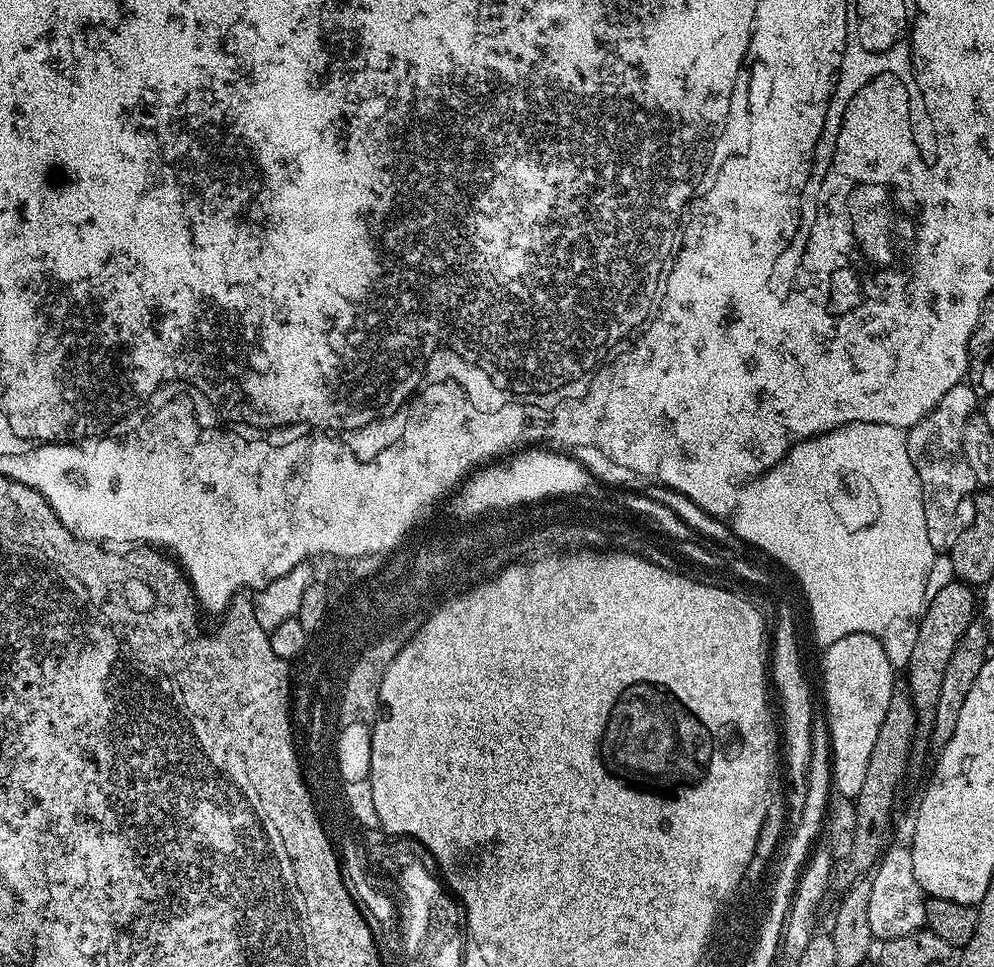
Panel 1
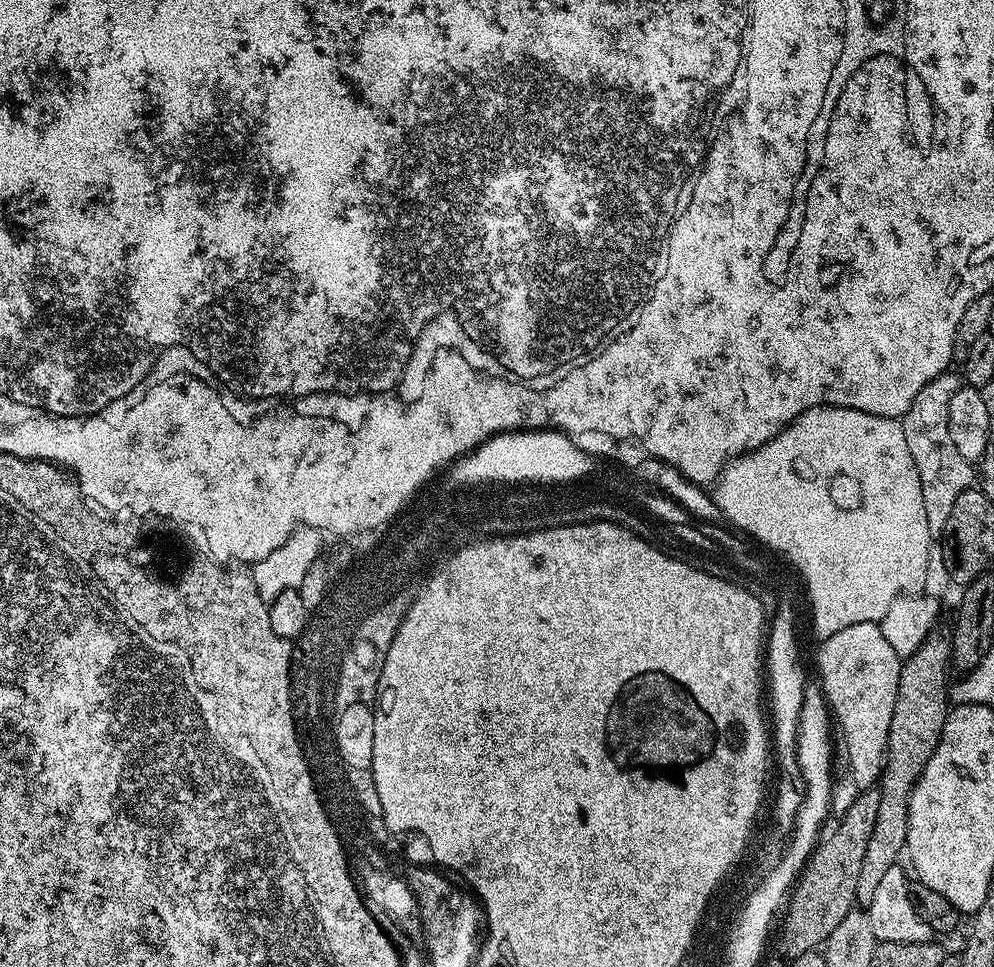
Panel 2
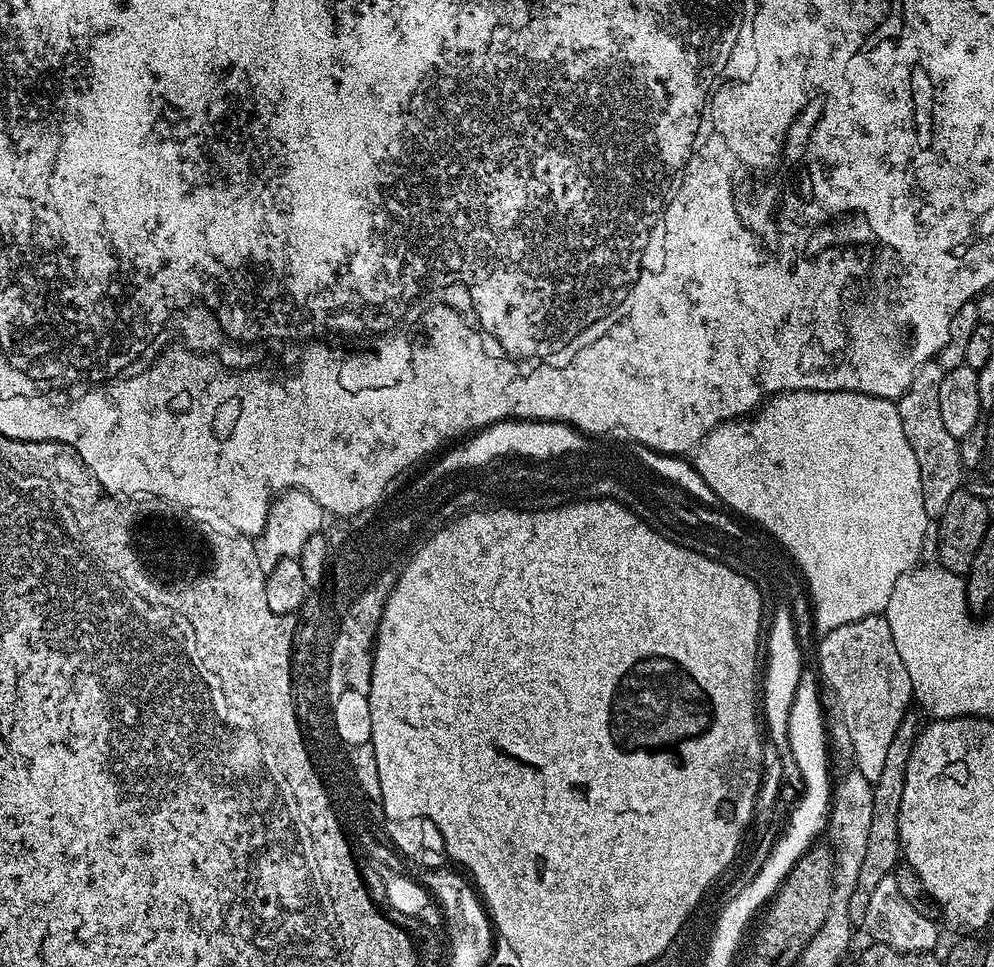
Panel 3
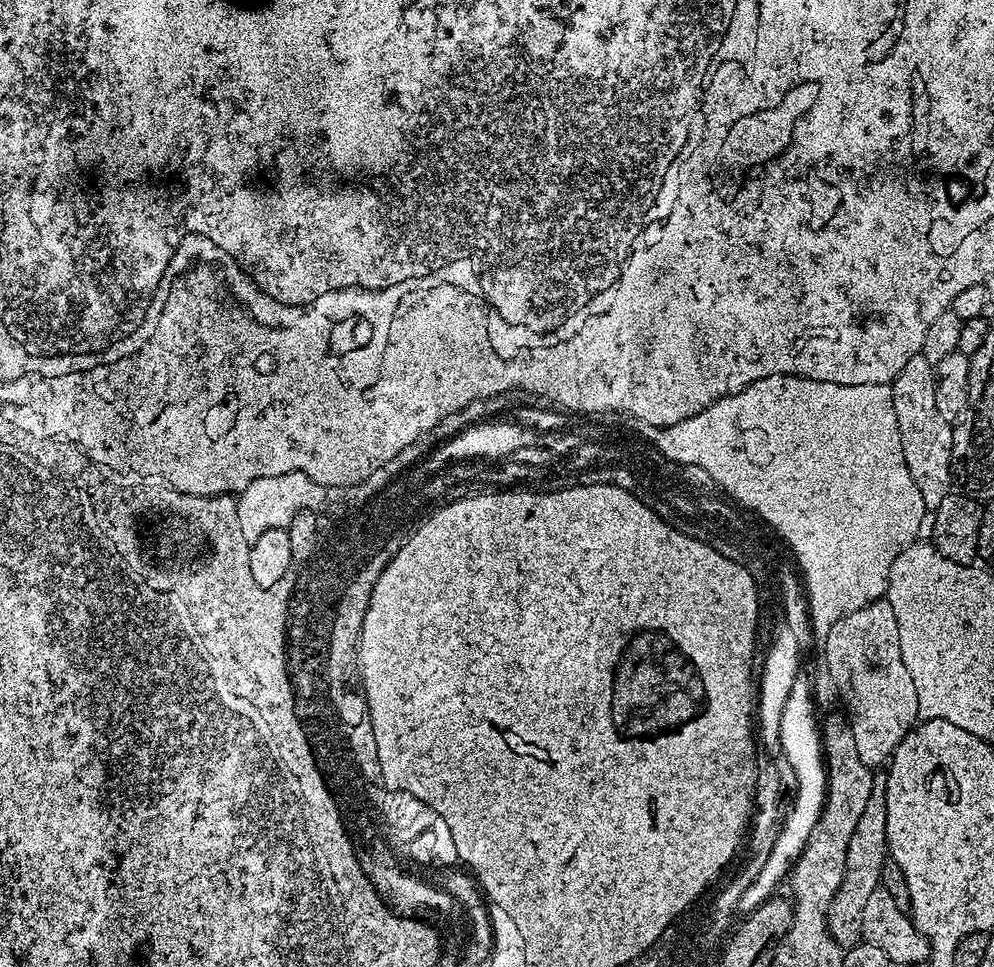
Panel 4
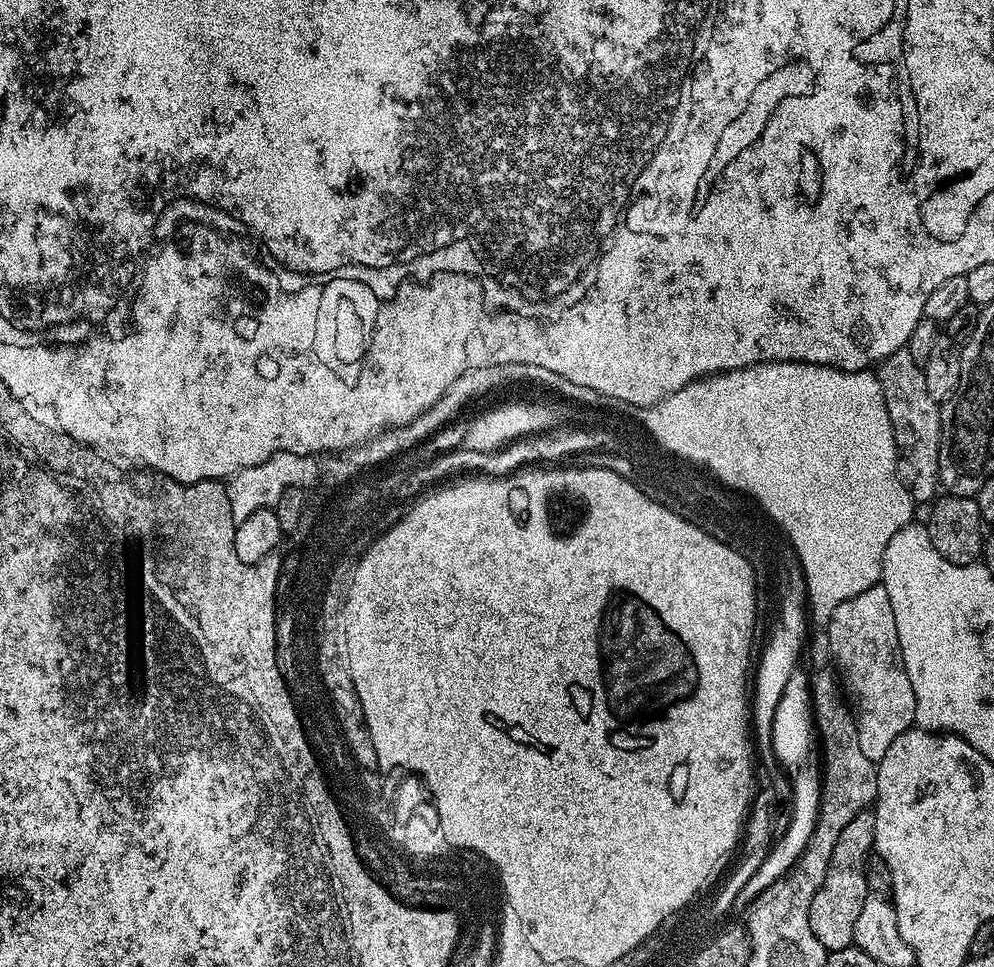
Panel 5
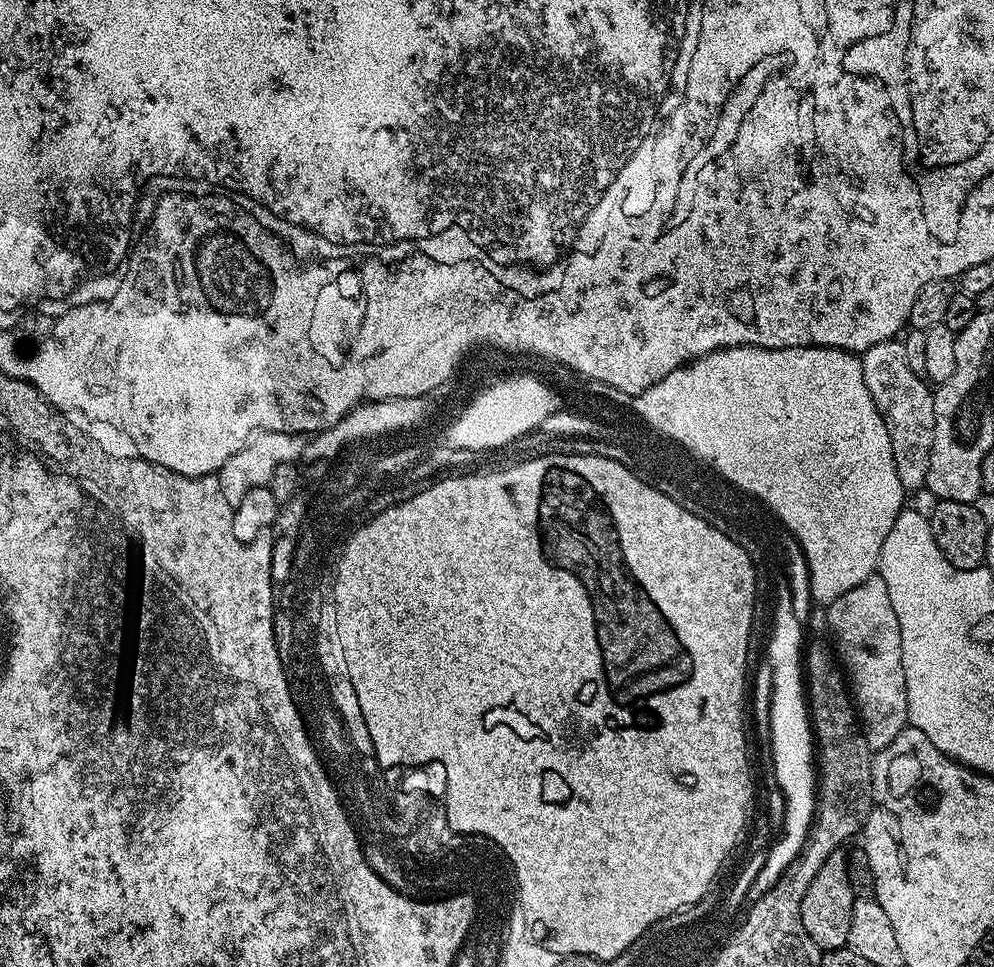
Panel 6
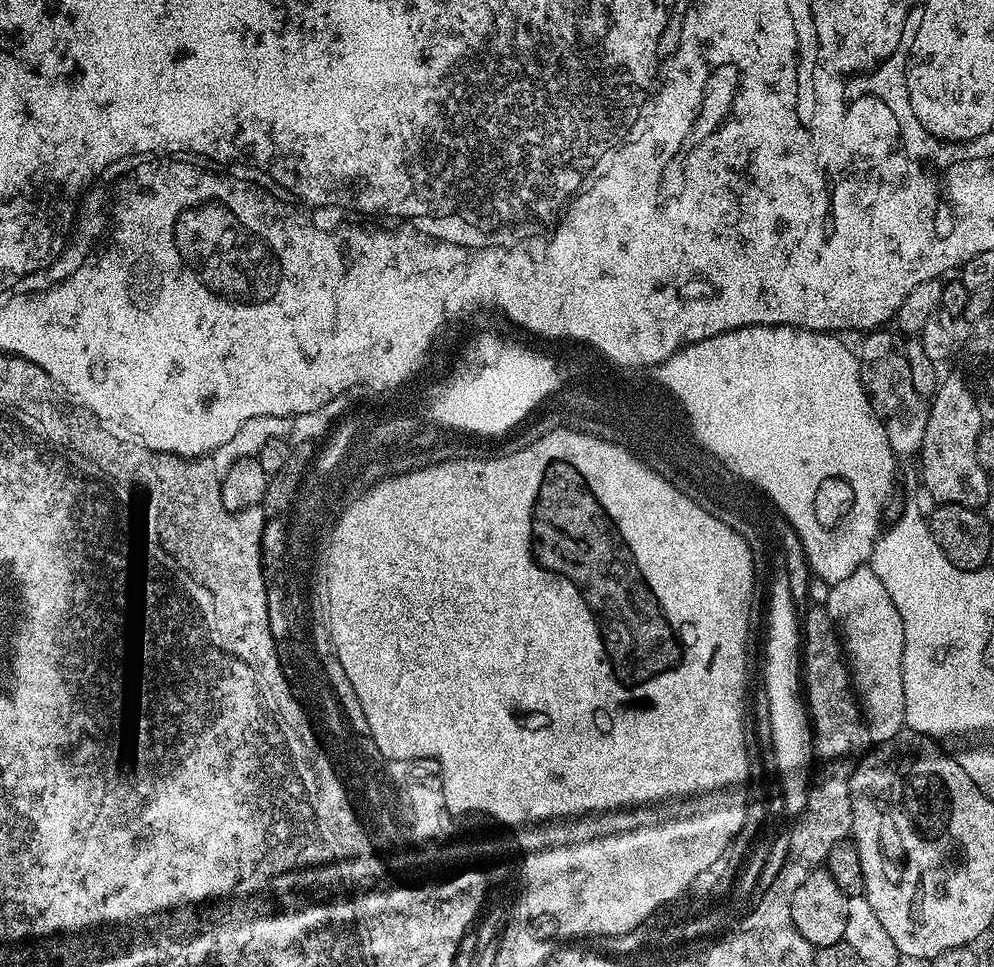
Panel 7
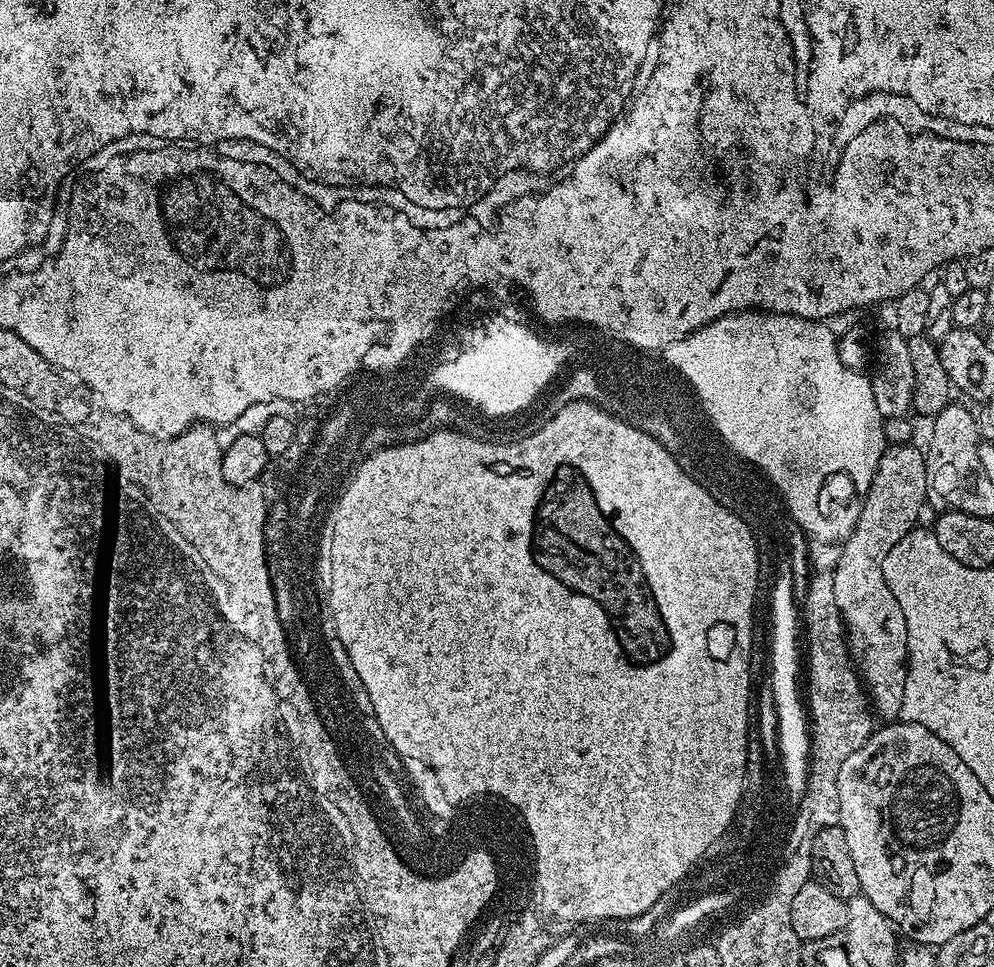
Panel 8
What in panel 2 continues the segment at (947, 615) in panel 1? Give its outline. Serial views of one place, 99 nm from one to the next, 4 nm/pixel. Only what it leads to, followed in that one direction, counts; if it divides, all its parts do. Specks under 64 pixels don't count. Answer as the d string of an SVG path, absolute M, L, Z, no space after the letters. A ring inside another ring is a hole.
M940 630L928 633L926 639L901 663L898 678L898 698L894 698L894 718L890 718L890 734L888 749L884 755L884 768L880 771L878 787L878 815L874 817L874 831L870 833L870 842L866 842L866 855L862 858L862 870L858 870L858 890L856 904L867 906L874 898L874 893L886 870L897 867L899 856L905 855L908 847L908 803L912 787L922 774L926 762L930 762L930 754L934 754L934 746L938 746L938 738L942 738L942 726L950 711L950 679L944 671L950 668L952 641Z

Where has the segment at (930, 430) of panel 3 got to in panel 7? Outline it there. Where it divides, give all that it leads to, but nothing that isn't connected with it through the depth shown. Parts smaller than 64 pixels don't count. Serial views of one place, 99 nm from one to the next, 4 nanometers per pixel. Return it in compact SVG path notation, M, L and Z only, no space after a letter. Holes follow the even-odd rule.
M873 330L863 337L864 340L858 347L858 359L860 361L860 381L868 395L868 401L876 411L876 417L884 423L886 438L890 438L890 446L897 457L915 457L922 446L922 438L926 434L926 422L928 421L929 401L914 390L914 381L910 379L910 362L904 352L904 345L898 339L897 333L889 330Z

